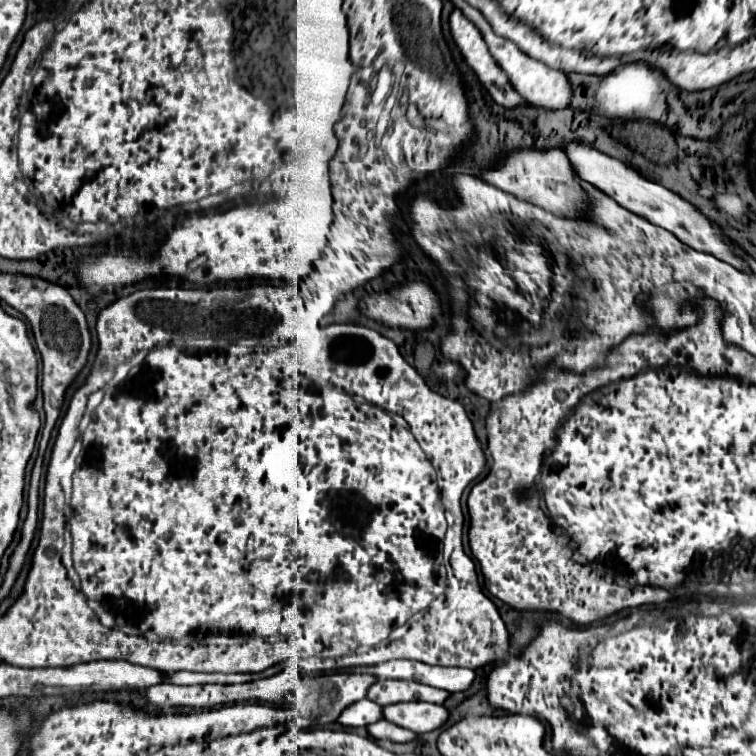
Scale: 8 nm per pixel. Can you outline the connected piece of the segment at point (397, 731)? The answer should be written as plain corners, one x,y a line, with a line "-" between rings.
379,720
375,724
371,724
369,728
369,734
377,740
391,740
391,742
411,742
417,738
417,732
413,730
407,730
407,728
401,728
389,720

